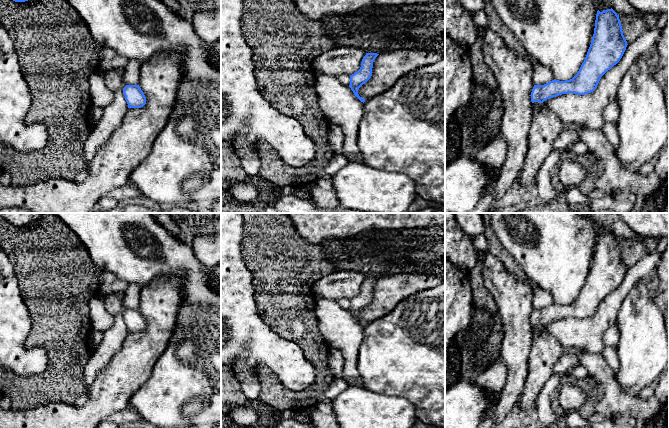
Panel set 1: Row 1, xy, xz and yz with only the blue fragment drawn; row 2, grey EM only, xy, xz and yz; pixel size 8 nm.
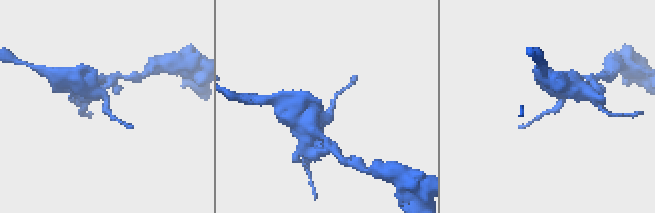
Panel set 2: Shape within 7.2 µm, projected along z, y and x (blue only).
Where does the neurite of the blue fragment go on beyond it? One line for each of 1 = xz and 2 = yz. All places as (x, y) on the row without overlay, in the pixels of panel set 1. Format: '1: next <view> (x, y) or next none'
1: next none
2: next none

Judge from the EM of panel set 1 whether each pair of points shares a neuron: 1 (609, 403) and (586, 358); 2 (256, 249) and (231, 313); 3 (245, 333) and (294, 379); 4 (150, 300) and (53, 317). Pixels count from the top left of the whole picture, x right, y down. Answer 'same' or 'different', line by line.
1: same
2: different
3: same
4: different

